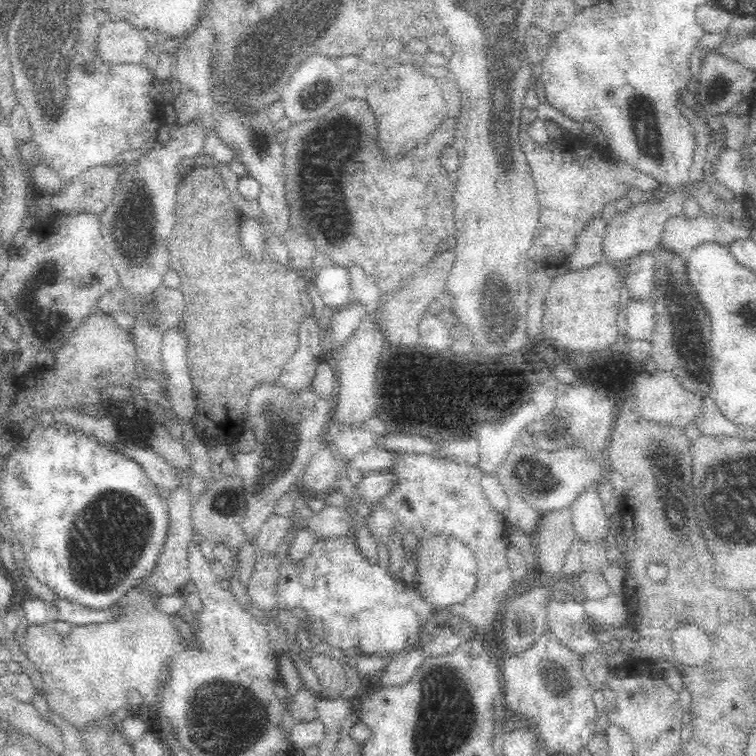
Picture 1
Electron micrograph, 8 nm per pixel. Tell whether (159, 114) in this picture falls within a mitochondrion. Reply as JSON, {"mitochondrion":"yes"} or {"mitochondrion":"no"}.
{"mitochondrion":"no"}

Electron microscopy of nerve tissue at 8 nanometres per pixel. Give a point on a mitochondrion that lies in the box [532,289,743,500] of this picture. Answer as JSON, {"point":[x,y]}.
{"point":[694,344]}

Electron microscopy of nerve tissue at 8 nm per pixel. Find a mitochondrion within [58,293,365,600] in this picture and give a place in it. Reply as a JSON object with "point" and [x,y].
{"point":[108,551]}

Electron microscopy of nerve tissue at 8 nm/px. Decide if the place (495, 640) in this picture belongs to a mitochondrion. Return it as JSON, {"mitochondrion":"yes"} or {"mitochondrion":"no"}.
{"mitochondrion":"no"}

